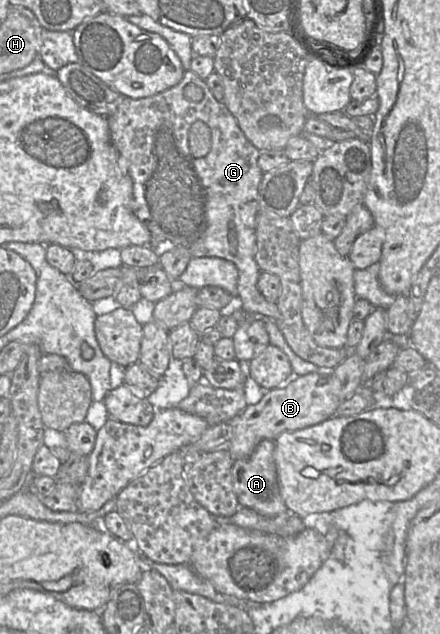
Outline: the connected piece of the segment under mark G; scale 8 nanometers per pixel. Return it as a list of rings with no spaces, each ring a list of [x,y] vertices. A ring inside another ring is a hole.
[[[187,70],[179,84],[161,93],[140,99],[121,98],[116,112],[107,121],[111,142],[133,181],[132,210],[151,234],[149,246],[158,253],[164,247],[180,245],[187,248],[193,257],[219,257],[233,262],[238,270],[239,308],[249,316],[269,317],[277,321],[280,311],[276,303],[267,301],[257,287],[261,272],[255,261],[258,189],[264,174],[258,166],[261,152],[246,138],[226,105],[213,96],[205,80]],[[191,83],[204,92],[199,102],[184,96],[184,88]],[[196,121],[209,126],[212,139],[209,153],[200,158],[193,157],[189,149],[189,130]]]

